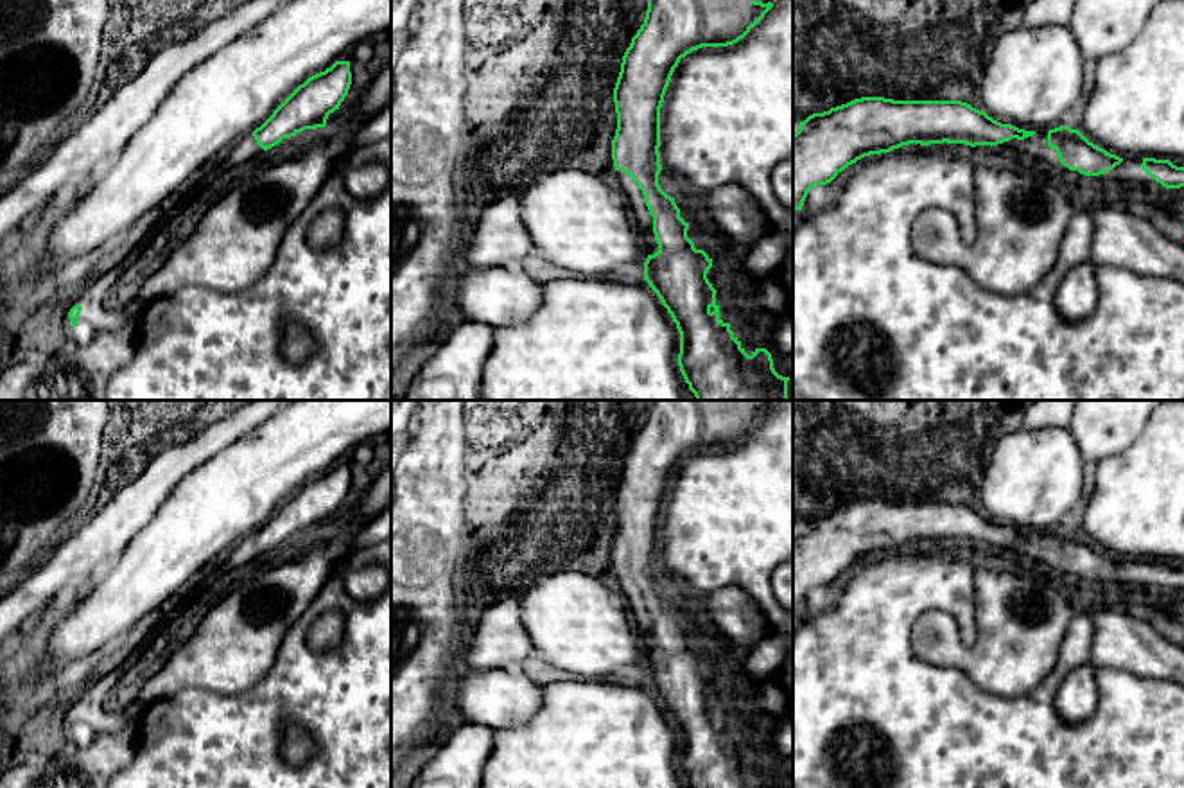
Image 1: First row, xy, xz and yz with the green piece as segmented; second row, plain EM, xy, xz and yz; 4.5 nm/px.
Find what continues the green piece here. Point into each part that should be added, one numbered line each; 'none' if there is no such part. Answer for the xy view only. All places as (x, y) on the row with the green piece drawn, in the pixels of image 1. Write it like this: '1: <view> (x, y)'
1: xy (92, 293)

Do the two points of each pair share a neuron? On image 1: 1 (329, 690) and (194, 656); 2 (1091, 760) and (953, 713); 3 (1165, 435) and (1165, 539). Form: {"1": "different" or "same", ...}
{"1": "different", "2": "same", "3": "same"}

